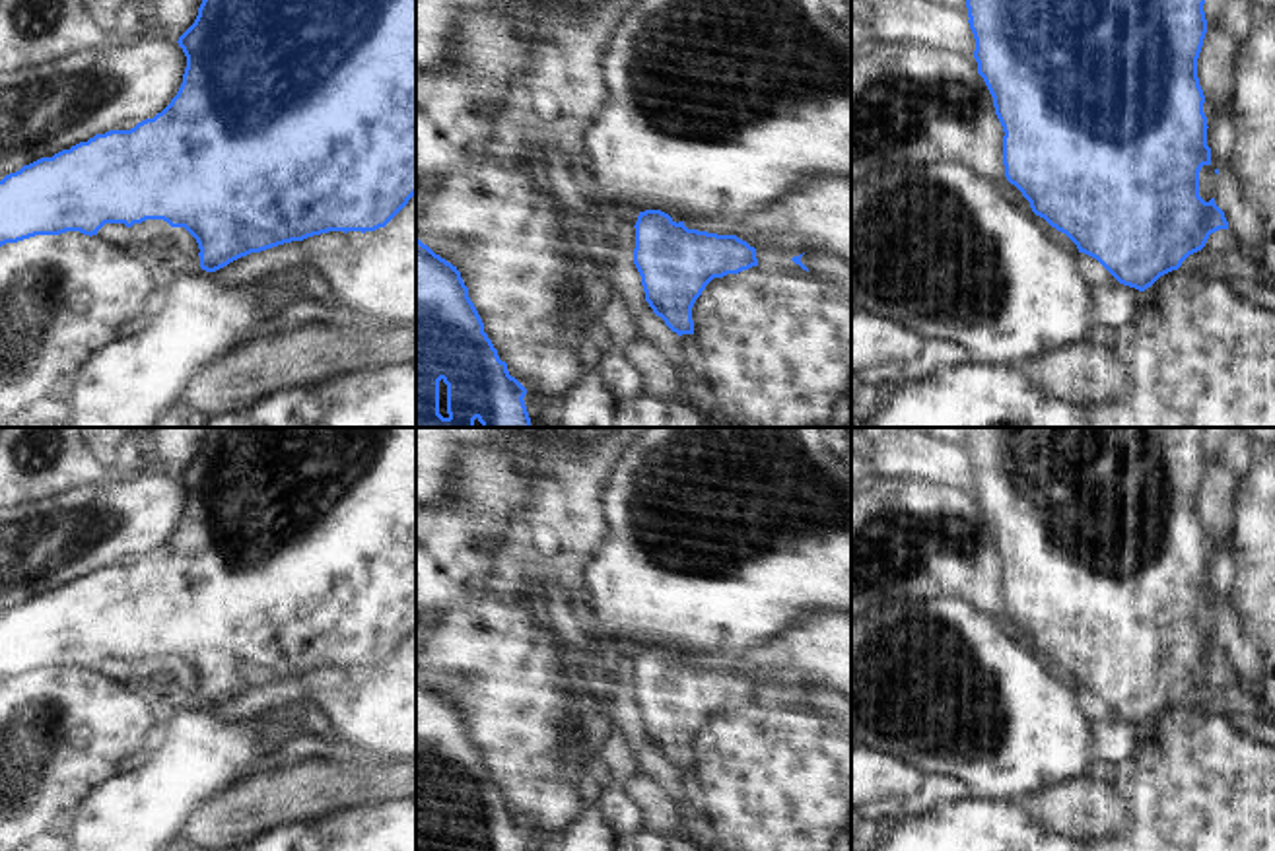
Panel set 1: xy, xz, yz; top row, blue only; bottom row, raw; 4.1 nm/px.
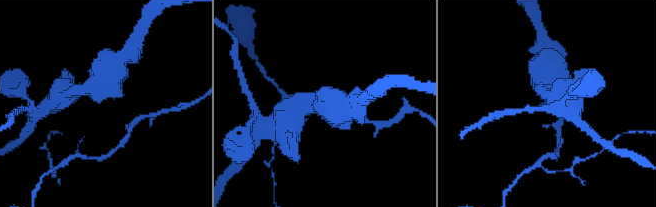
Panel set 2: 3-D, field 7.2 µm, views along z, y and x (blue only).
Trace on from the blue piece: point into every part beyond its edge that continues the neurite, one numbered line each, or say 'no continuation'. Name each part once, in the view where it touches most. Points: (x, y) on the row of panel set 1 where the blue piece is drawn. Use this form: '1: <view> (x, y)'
no continuation

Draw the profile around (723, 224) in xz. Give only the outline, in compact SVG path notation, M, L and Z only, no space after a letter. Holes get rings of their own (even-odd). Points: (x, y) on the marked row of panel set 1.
M810 177L768 208L746 216L688 216L684 225L717 235L737 235L758 251L772 251L777 260L824 251L851 268L851 177Z

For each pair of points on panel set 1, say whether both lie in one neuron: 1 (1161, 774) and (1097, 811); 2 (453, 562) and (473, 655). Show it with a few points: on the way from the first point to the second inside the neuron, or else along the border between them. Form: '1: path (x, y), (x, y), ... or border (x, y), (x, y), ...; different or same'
1: border (1108, 783), (1124, 801), (1124, 826), (1120, 830); different
2: border (481, 597), (457, 603), (446, 611); different

